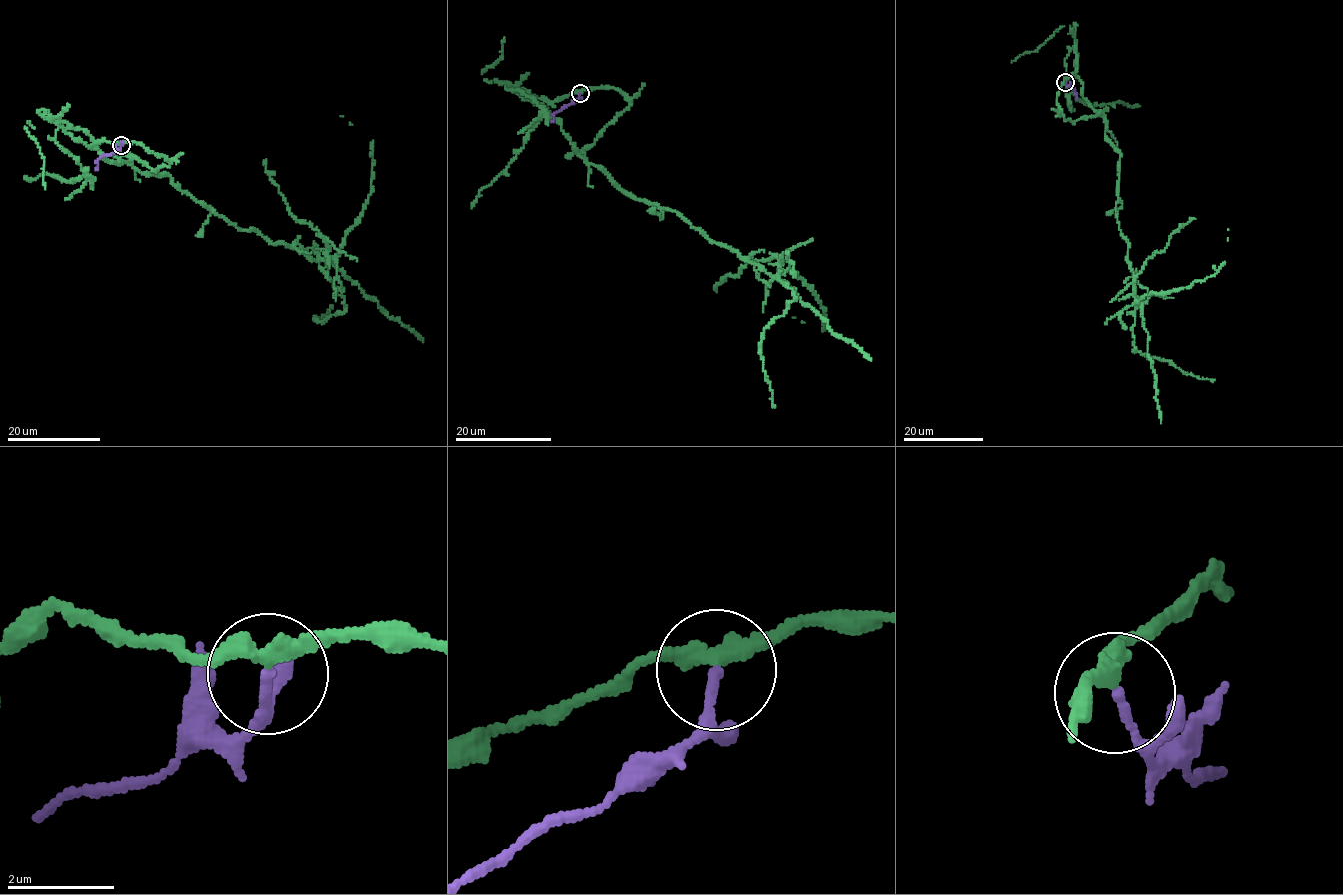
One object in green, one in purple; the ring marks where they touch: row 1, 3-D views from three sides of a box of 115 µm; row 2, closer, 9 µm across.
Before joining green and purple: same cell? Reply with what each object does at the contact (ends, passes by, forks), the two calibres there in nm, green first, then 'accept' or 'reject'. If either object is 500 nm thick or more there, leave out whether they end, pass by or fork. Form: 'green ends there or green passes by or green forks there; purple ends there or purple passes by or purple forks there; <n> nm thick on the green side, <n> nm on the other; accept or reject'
green passes by; purple ends there; 320 nm thick on the green side, 150 nm on the other; reject

